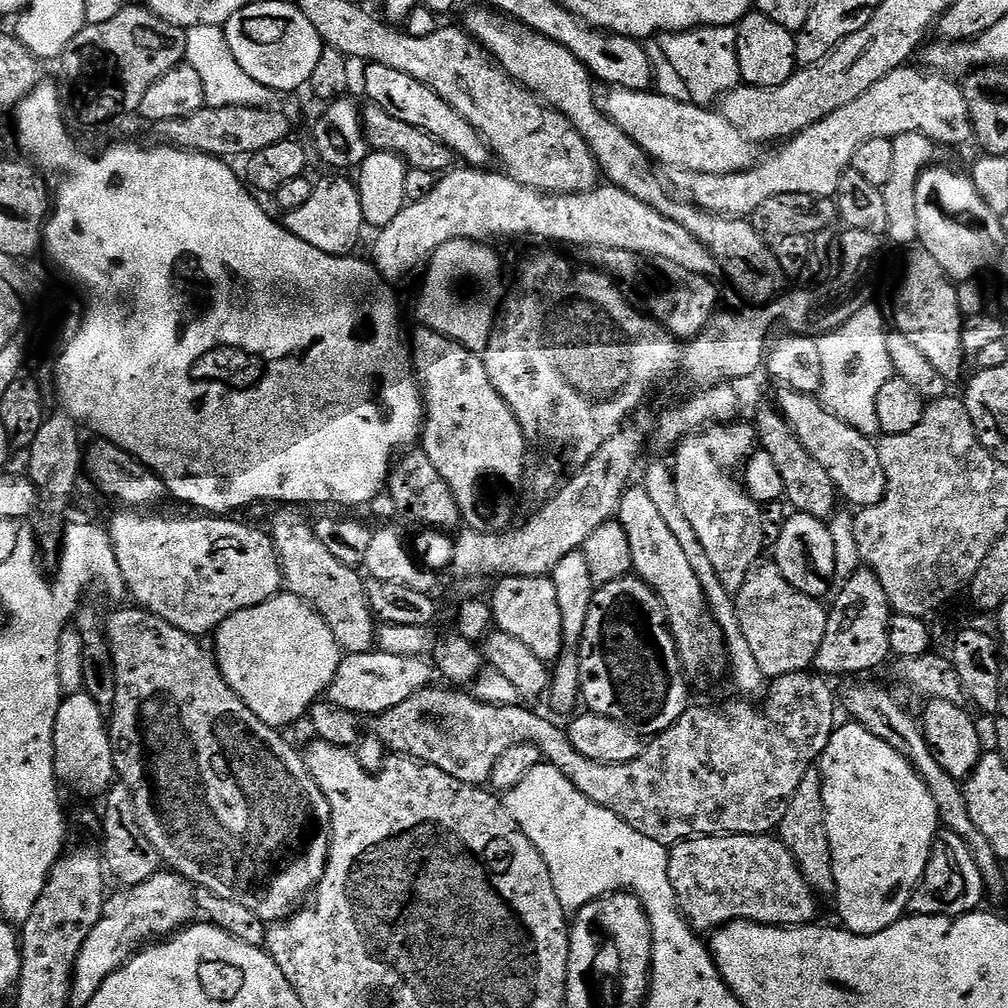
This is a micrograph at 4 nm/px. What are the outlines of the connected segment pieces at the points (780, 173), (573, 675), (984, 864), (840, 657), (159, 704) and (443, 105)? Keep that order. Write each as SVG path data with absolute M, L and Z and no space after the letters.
M905 66L886 74L882 82L874 82L866 94L854 98L850 106L842 106L842 110L834 110L826 118L822 118L814 126L802 130L796 136L791 137L787 142L781 143L780 148L773 156L761 159L759 162L747 168L745 172L727 172L726 174L710 174L706 172L681 171L676 180L675 191L688 192L687 199L695 204L697 208L703 208L705 212L714 212L718 216L729 218L748 218L752 213L766 202L766 198L775 196L823 196L825 198L835 197L838 190L838 182L842 174L852 167L852 159L862 146L862 142L870 142L870 138L882 138L887 136L895 138L907 132L921 132L931 137L932 140L944 144L964 144L973 139L972 118L970 110L966 106L963 87L956 84L951 75L929 70L927 67L912 68Z
M583 551L566 554L566 558L562 558L558 566L554 566L550 579L554 582L554 591L558 594L558 610L562 610L564 646L568 649L561 652L559 660L555 661L554 671L550 676L550 697L552 696L552 704L558 711L572 714L577 711L582 697L580 695L580 658L575 651L571 652L571 648L579 649L580 639L586 630L586 614L590 614L590 602L594 591L590 578L590 566L587 565L587 558L584 557Z
M864 684L861 688L852 688L848 692L848 697L842 700L842 704L848 707L848 712L855 723L861 724L870 734L882 738L894 750L898 750L912 763L916 773L924 780L924 785L930 790L930 794L936 803L936 809L940 815L940 823L945 829L954 834L958 834L964 841L972 847L974 862L978 862L978 870L984 879L985 889L996 896L1004 892L1004 868L994 852L994 846L982 834L982 830L974 824L974 818L970 818L970 810L966 806L964 789L961 781L955 780L946 772L938 762L936 753L928 745L928 740L924 737L924 730L919 719L916 720L887 692L884 688L879 688L876 684Z
M858 570L847 577L835 593L836 601L828 608L826 634L814 661L814 668L828 678L848 676L851 672L868 672L884 659L889 659L892 647L888 625L894 615L882 582L871 570Z
M139 606L131 607L120 608L112 613L109 611L104 622L104 633L108 636L118 682L118 694L114 694L114 706L110 710L110 723L107 725L112 740L115 775L130 790L138 822L146 838L154 842L154 850L158 850L161 861L171 871L183 876L196 888L205 888L218 894L218 898L230 898L230 902L238 902L254 910L254 914L258 914L262 921L283 922L315 893L328 865L332 845L330 802L326 802L326 794L322 794L318 782L314 782L301 749L296 749L286 737L280 736L284 734L262 722L262 718L258 718L258 714L246 706L242 697L226 682L222 670L216 664L215 655L209 649L207 652L197 637L186 634L186 630L178 630L178 626L170 626L170 622L166 622L166 618L158 618L158 614Z
M368 64L365 69L364 92L371 103L382 106L382 110L394 114L394 118L402 118L402 122L410 122L410 126L426 130L431 136L450 146L453 155L459 159L461 156L465 165L473 168L484 168L487 165L490 149L480 131L452 104L448 104L434 90L430 90L430 86L418 82L418 78L412 78L410 74L404 74L402 70L390 70L390 66Z

